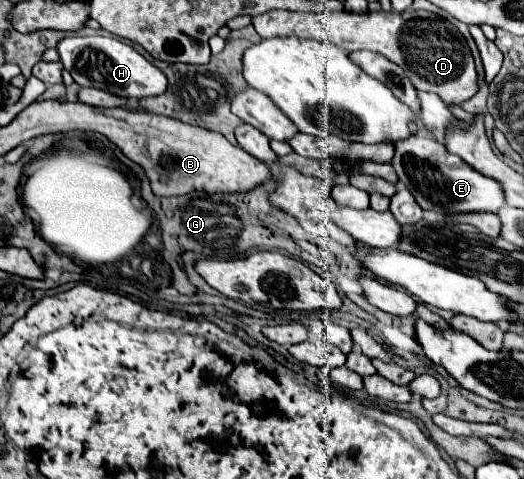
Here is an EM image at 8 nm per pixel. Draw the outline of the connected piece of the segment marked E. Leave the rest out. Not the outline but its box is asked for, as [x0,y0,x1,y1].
[391,135,505,215]

